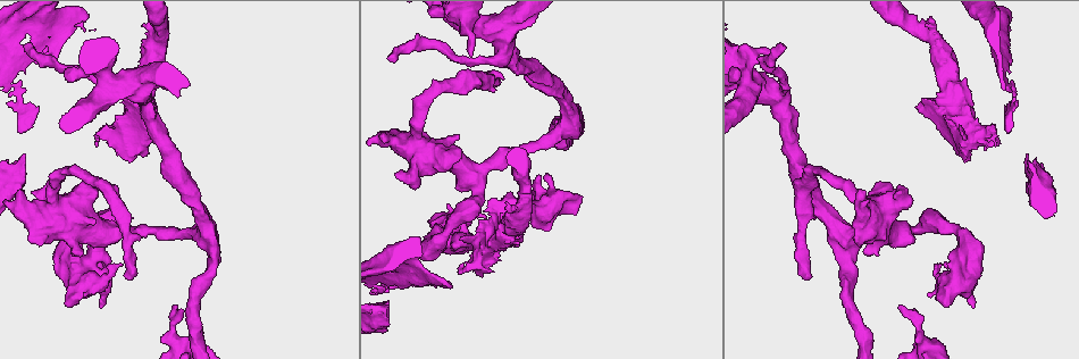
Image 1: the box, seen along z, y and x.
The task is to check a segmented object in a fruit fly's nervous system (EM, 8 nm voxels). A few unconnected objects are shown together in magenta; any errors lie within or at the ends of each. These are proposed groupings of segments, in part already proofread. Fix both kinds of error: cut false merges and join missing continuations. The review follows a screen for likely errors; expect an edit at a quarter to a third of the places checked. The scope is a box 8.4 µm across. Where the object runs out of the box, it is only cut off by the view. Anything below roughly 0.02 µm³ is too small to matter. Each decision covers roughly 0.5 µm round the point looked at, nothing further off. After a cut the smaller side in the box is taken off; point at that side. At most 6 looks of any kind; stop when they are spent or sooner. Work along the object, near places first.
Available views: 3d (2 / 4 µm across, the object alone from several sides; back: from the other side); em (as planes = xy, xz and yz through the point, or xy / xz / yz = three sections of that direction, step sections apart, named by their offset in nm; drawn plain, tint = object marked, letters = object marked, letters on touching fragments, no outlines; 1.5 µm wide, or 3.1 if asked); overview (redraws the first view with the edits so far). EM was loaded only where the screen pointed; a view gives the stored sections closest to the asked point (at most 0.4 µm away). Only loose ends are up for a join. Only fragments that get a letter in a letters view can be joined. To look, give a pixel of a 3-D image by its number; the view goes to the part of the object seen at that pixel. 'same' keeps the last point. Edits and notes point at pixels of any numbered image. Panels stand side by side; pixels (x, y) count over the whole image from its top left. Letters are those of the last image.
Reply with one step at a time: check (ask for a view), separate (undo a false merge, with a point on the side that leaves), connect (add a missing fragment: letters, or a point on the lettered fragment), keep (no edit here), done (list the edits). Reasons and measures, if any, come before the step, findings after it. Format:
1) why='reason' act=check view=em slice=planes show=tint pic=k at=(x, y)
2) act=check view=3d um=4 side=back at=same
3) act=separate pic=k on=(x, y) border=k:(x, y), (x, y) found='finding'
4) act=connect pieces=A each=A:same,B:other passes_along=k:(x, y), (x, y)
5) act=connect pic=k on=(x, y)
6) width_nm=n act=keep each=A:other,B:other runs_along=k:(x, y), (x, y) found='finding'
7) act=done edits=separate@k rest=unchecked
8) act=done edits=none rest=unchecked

why='branch stops here' act=check view=em slice=yz step=8 show=letters pic=1 at=(462, 242)

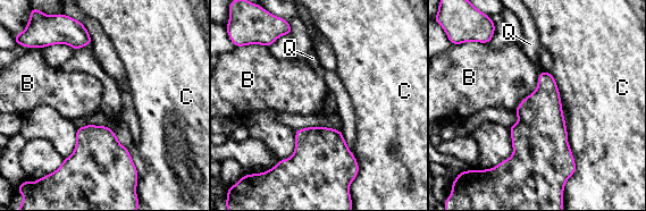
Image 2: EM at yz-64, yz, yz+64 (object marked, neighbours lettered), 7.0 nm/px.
act=keep each=B:other,C:other,Q:other border=2:(568, 133), (575, 172), (562, 191) found='no lettered fragment goes on from it'

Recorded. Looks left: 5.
why='thick turns thin' act=check view=3d um=4 pic=1 at=(921, 343)

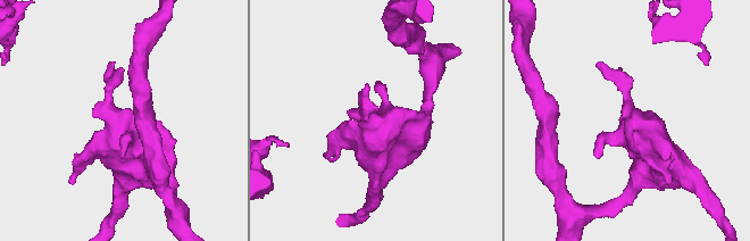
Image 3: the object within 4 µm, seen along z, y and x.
why='shape alone is not enough' act=check view=em slice=planes show=letters pic=3 at=(632, 115)

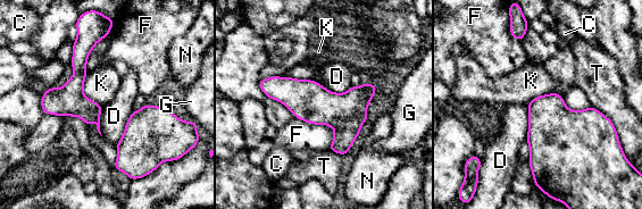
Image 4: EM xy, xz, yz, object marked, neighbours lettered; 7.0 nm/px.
longest_contact=F:320nm act=keep each=C:other,D:other,F:other,G:other,K:other,N:other,T:other runs_along=4:(261, 84), (309, 101), (373, 89) found='all the same neuron'

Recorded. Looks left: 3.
why='free end' act=check view=em slice=yz step=8 show=tint pic=1 at=(391, 61)

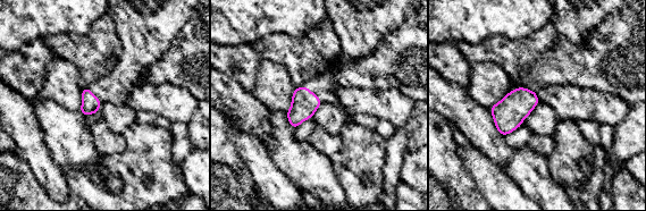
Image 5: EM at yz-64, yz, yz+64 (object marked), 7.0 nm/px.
why='cut it another way' act=check view=em slice=planes show=tint at=same

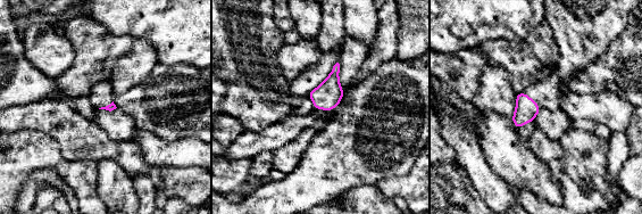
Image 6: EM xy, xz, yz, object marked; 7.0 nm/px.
why='what lies round it' act=check view=em slice=planes show=letters at=same

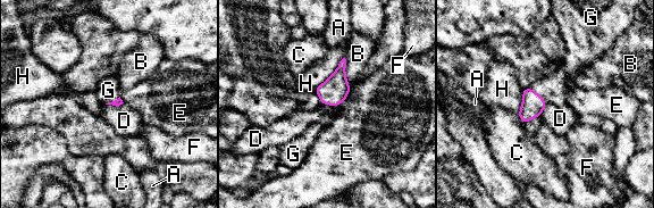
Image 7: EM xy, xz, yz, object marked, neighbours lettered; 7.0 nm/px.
act=connect pieces=G each=A:other,B:other,C:other,D:other,E:other,F:other,G:same,H:other passes_along=7:(533, 105), (538, 94), (553, 89) found='it goes on there'

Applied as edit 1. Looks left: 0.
act=done edits=connect@7 rest=unchecked

